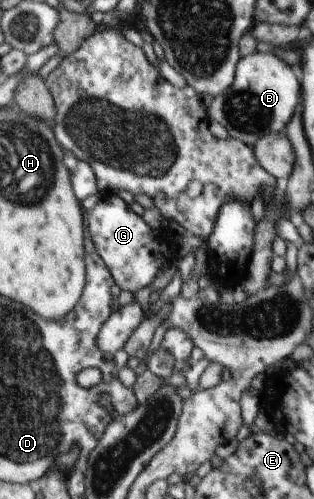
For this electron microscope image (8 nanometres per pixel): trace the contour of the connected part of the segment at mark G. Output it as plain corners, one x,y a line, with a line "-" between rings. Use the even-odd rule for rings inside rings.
122,197
102,199
90,215
90,235
95,251
104,259
121,290
132,293
148,287
158,277
160,269
166,263
176,260
180,238
170,230
162,227
154,229

